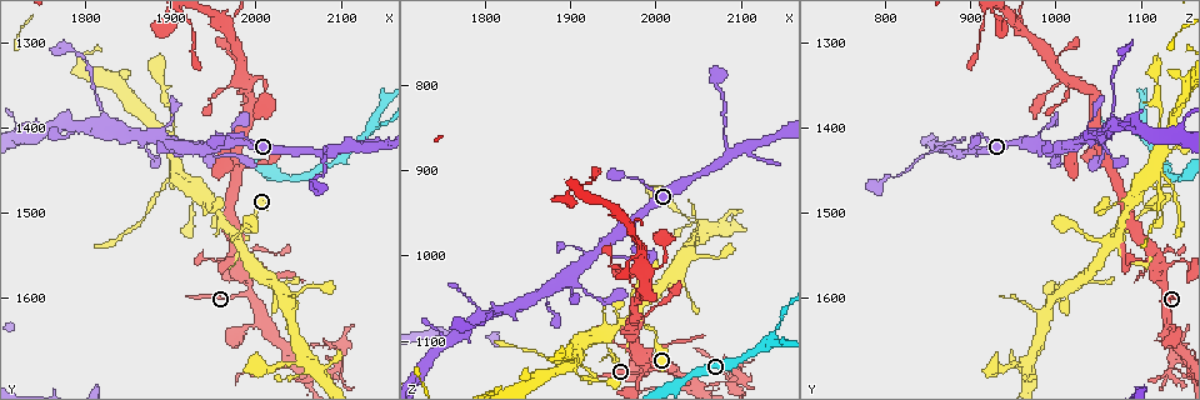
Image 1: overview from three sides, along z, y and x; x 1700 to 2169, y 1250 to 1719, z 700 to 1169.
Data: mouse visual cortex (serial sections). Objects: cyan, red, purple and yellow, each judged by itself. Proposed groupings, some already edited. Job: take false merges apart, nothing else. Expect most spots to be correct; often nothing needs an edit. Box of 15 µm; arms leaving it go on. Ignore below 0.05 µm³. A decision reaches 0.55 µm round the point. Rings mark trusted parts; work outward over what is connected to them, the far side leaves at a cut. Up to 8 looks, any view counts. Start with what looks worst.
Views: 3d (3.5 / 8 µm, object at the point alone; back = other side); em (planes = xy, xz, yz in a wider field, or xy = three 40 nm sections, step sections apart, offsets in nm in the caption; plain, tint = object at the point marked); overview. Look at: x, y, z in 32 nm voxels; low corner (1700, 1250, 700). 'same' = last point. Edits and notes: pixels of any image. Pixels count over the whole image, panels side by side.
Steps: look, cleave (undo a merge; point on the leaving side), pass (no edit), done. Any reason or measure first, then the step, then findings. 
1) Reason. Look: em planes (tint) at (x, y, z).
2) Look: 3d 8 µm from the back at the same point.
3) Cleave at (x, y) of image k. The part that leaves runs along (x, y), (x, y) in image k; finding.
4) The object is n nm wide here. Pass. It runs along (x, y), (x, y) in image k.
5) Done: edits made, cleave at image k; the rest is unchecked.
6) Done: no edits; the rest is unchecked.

Sudden change in width. Look: 3d 3.5 µm at (1820, 1380, 1065).

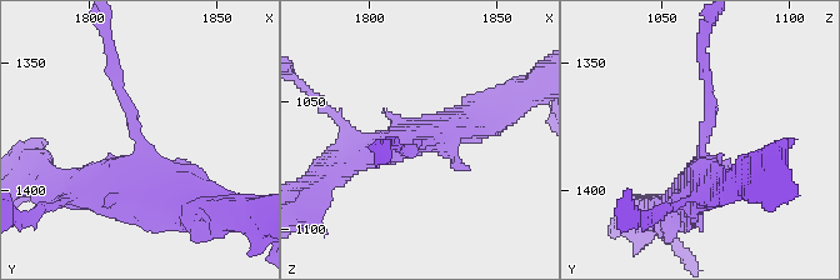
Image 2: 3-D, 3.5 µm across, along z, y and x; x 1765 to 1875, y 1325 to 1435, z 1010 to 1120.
Now the EM. Look: em xy step 3 (tint) at (1822, 1379, 1067).

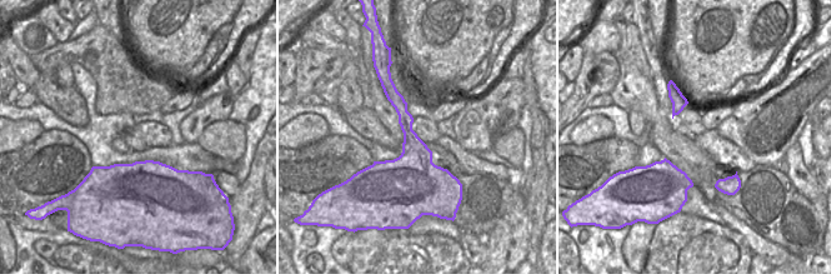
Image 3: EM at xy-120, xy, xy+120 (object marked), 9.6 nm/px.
Another direction. Look: em planes (tint) at the same point.

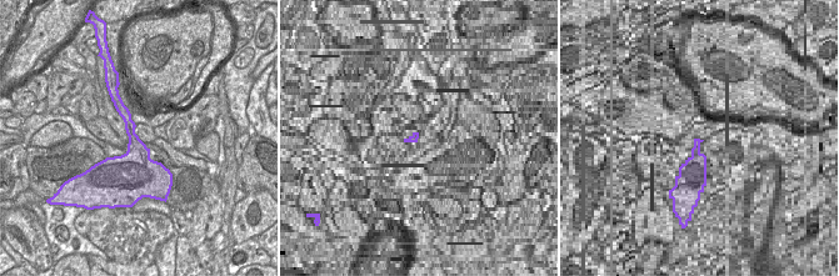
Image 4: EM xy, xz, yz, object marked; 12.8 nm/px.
Pass. It runs along (184, 204), (149, 170), (115, 63) in image 2; continuous, no second cell.

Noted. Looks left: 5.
Abrupt turn. Look: 3d 8 µm from the back at (2100, 1670, 1140).

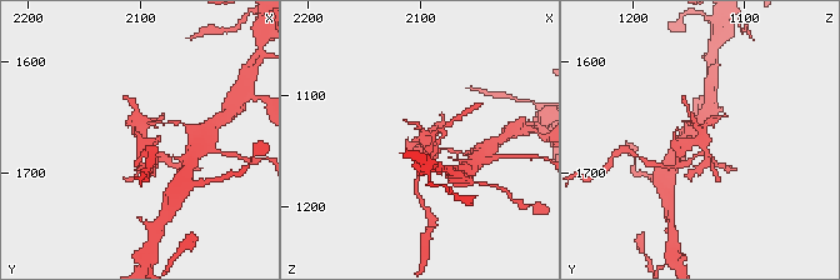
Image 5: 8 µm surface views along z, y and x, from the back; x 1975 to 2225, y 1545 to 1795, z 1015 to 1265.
Closer look. Look: 3d 3.5 µm at (2098, 1672, 1138).

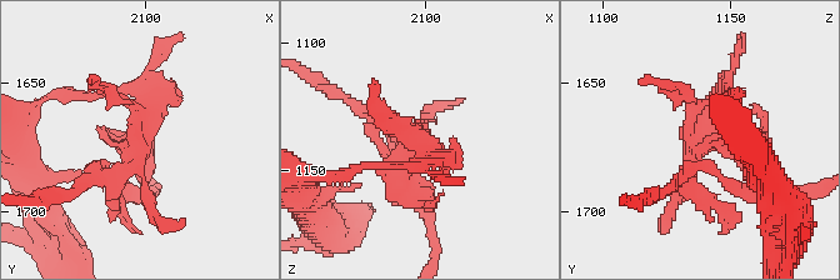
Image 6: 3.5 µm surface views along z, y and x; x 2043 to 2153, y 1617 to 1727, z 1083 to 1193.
Pass. It runs along (118, 94), (151, 105), (129, 144), (144, 179) in image 6; one cell here.

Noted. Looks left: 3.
Sharp bend. Look: 3d 3.5 µm at (1975, 1520, 1075).

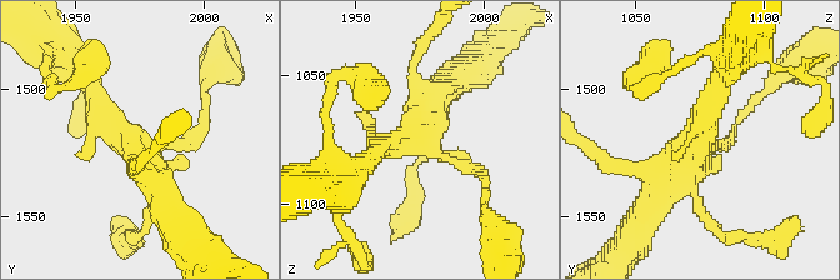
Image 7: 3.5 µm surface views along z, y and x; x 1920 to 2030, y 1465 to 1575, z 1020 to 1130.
Shape alone is not enough. Look: em xy step 3 (plain) at (1977, 1523, 1076).

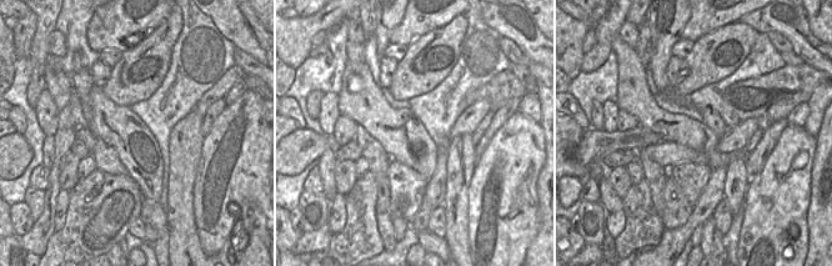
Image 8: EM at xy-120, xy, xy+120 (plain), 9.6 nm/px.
With the object marked. Look: em xy step 3 (tint) at the same point.

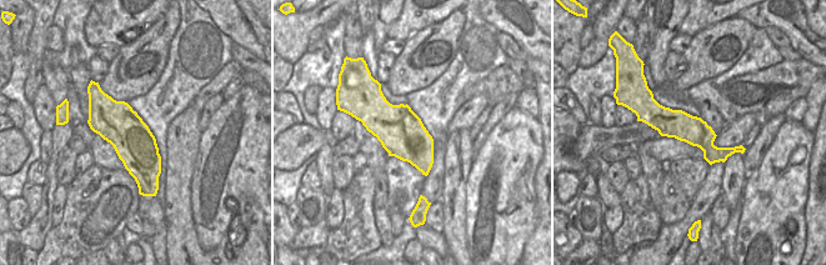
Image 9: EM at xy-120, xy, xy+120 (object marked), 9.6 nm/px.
Pass. It runs along (642, 115), (691, 129), (714, 151), (740, 149) in image 9; one cell here.

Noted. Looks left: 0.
Done: no edits; the rest is unchecked.

